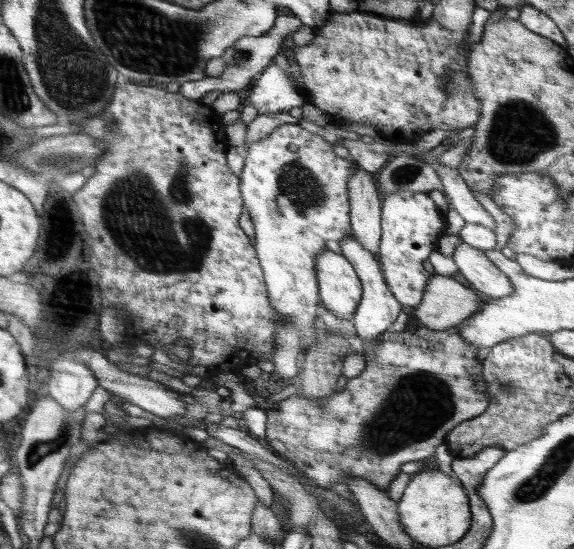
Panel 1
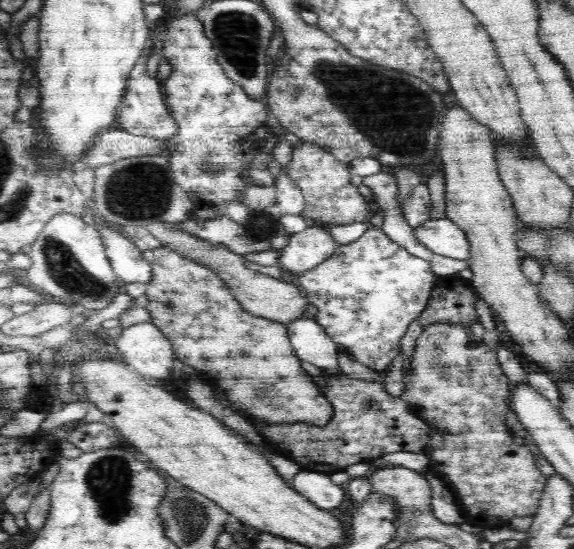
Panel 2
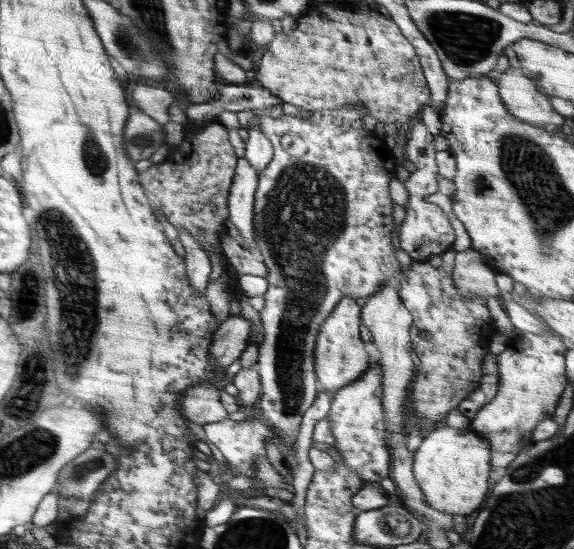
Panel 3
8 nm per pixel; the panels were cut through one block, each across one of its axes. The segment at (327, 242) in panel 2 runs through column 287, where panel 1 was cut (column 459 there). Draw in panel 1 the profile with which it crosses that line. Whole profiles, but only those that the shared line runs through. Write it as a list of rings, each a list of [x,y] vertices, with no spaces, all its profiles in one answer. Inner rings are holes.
[[[460,240],[452,258],[458,266],[457,276],[486,298],[504,298],[514,292],[510,277],[476,249]]]

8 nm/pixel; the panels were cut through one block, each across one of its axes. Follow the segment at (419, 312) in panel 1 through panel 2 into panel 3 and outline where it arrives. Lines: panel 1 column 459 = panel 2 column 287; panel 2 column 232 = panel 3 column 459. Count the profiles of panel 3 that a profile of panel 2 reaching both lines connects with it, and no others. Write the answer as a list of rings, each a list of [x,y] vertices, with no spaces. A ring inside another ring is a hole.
[[[472,247],[455,253],[452,278],[458,294],[466,298],[473,296],[493,298],[501,294],[494,276],[495,271],[486,264],[485,258]]]

